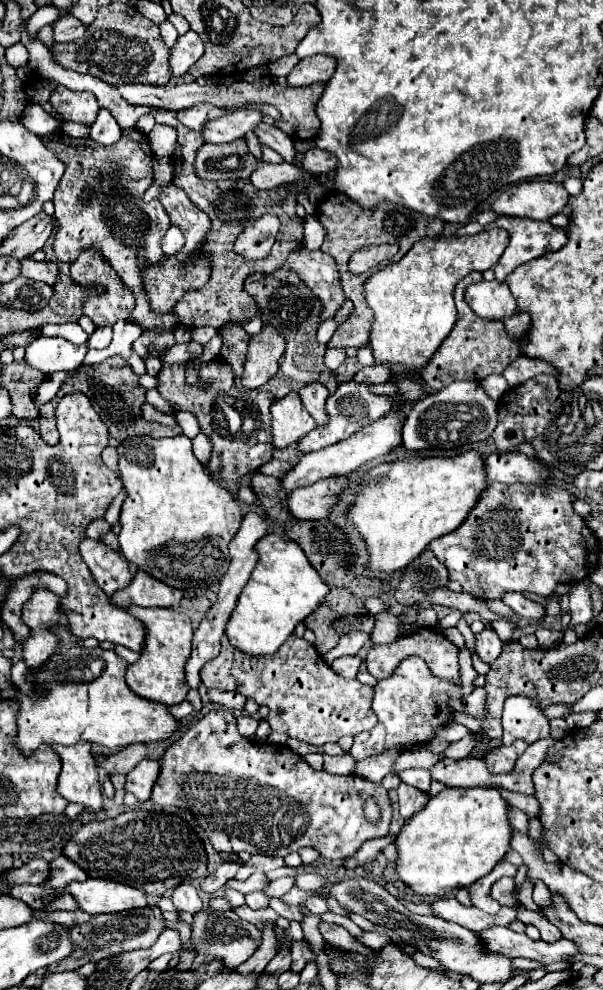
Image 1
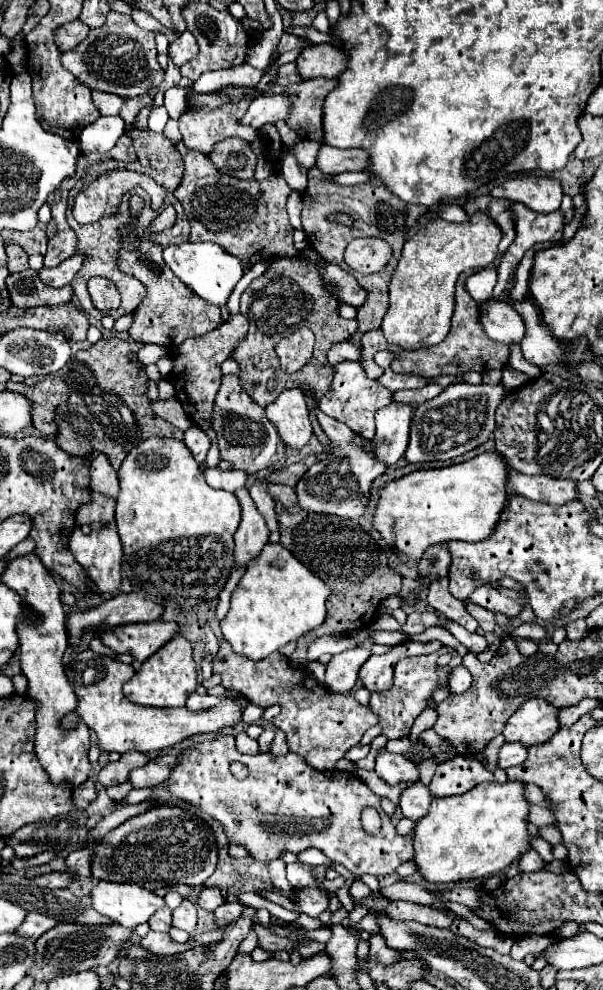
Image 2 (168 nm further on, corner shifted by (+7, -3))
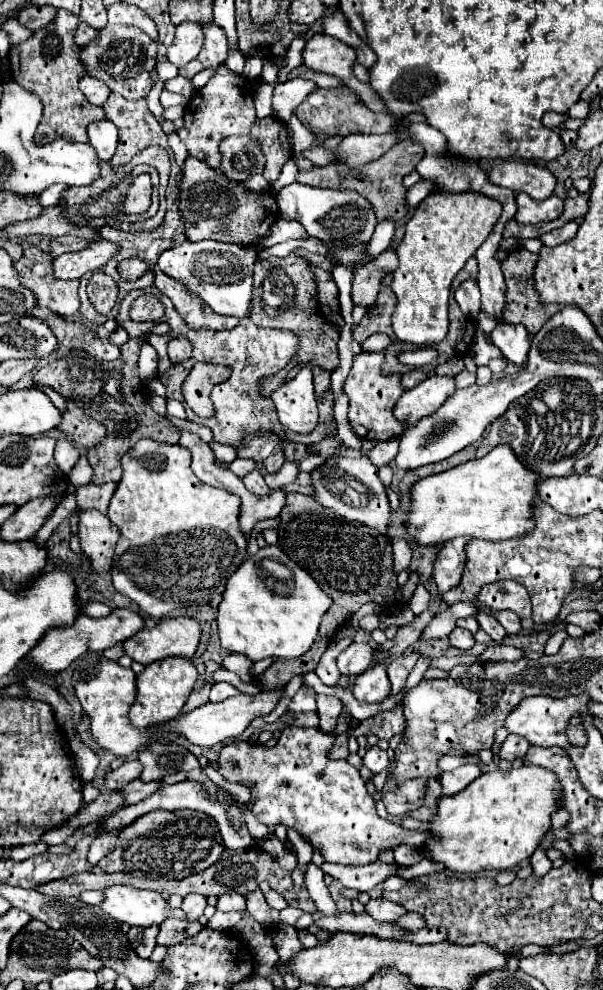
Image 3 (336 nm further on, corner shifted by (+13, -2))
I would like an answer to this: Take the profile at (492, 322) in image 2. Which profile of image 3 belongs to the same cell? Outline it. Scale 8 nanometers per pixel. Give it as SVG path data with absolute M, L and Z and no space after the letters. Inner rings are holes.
M499 324L495 326L495 330L491 332L493 344L503 352L503 356L521 366L527 362L527 354L529 354L529 334L523 326L519 324Z

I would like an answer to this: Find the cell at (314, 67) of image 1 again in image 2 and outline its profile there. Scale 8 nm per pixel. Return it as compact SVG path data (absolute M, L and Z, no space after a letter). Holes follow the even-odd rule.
M329 43L313 45L297 57L297 73L303 79L317 79L317 77L339 77L345 71L347 55Z

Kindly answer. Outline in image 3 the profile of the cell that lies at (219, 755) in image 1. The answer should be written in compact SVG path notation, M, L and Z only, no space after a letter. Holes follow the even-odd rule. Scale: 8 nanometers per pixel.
M287 726L275 746L257 746L235 740L219 754L221 774L227 780L253 780L253 800L249 808L263 824L295 826L307 836L315 850L321 850L327 862L337 864L369 864L377 854L399 844L427 848L427 838L435 838L429 830L405 830L399 824L379 818L375 800L367 794L359 768L347 760L329 758L335 738L315 728Z

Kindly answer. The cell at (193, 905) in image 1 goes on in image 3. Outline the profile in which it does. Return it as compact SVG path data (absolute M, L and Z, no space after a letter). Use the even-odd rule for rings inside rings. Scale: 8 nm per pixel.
M169 918L161 924L159 936L157 936L157 944L159 946L175 946L179 942L183 942L185 938L197 934L203 926L199 922L187 922L187 920L179 920L179 918Z

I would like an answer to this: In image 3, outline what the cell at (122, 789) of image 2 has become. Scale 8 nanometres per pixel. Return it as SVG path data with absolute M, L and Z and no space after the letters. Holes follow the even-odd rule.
M133 780L127 784L127 788L123 788L123 792L127 792L125 796L125 804L135 804L135 802L141 802L145 798L149 798L151 794L155 794L159 788L161 788L160 780L144 783L141 780Z

